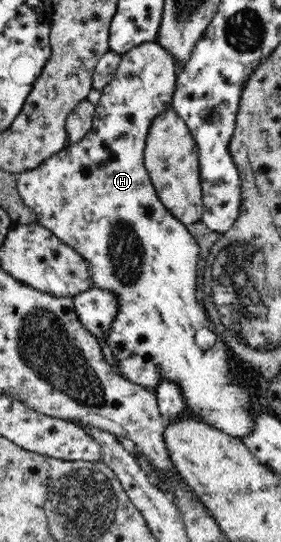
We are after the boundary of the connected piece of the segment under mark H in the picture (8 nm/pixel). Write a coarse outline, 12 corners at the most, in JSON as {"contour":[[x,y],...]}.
{"contour":[[122,55],[92,128],[17,190],[118,312],[115,371],[244,439],[199,244],[144,163],[175,58]]}

